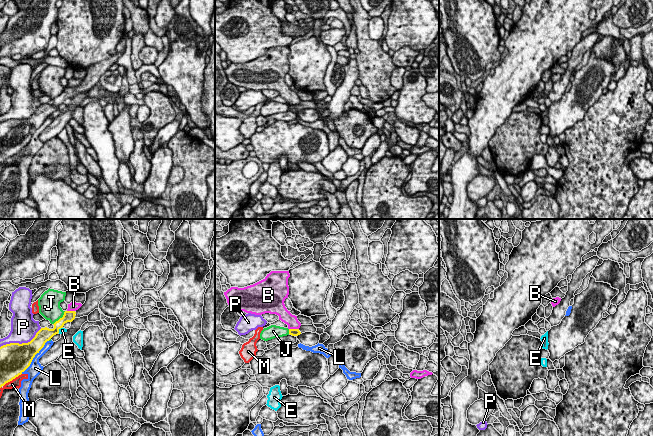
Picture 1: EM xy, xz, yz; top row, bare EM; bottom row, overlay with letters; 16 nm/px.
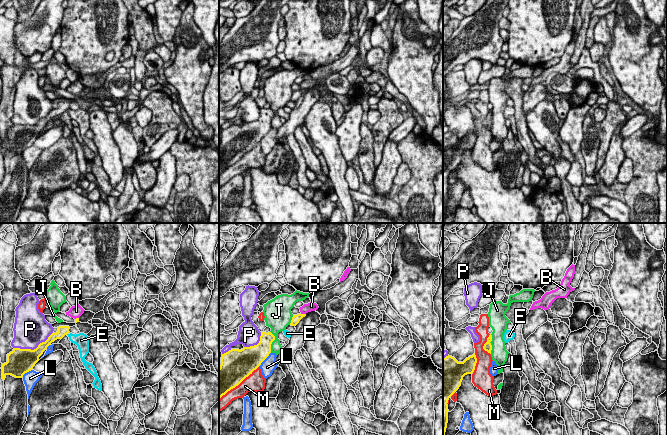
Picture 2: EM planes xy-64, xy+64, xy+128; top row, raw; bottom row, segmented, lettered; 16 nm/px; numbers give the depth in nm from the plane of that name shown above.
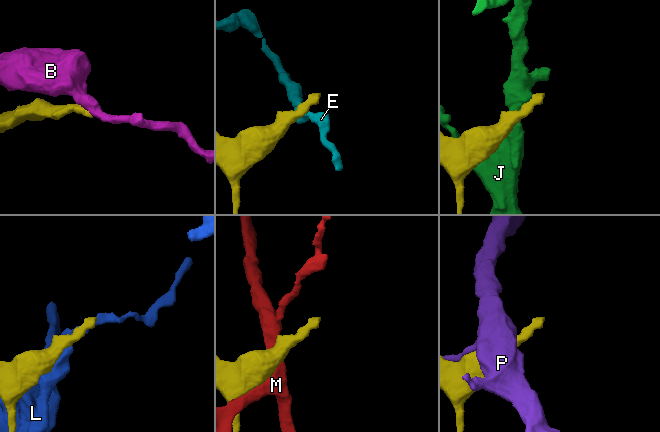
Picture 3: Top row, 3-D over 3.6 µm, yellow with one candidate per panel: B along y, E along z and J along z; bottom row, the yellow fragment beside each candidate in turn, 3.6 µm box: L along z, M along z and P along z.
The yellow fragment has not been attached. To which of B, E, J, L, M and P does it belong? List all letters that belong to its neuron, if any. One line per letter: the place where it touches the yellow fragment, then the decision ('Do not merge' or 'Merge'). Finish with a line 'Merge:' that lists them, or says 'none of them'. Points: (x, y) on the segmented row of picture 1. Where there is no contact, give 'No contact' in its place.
B: Touches yellow at xz (294, 329). Do not merge
E: Touches yellow at xy (58, 330). Do not merge
J: Touches yellow at xy (60, 318). Do not merge
L: Touches yellow at xy (34, 356). Do not merge
M: Touches yellow at xy (12, 379). Do not merge
P: Touches yellow at xy (22, 343). Do not merge
Merge: none of them

